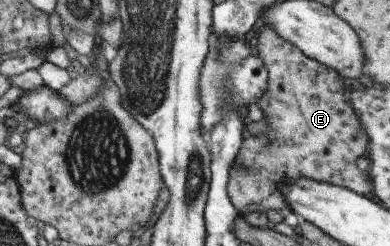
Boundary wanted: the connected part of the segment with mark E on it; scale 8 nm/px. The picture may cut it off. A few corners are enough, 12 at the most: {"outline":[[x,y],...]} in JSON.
{"outline":[[268,24],[256,105],[225,190],[237,213],[290,209],[300,176],[364,196],[367,135],[348,82]]}

